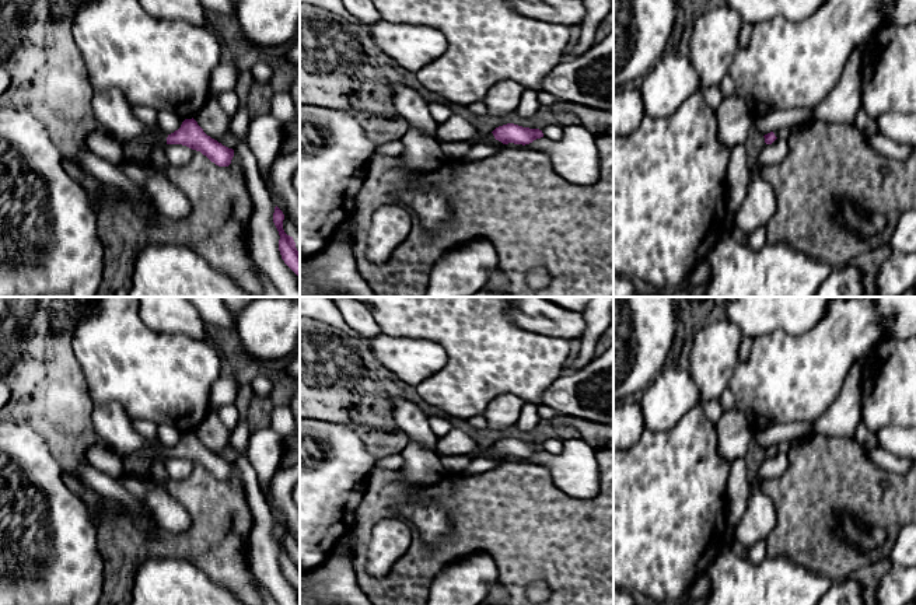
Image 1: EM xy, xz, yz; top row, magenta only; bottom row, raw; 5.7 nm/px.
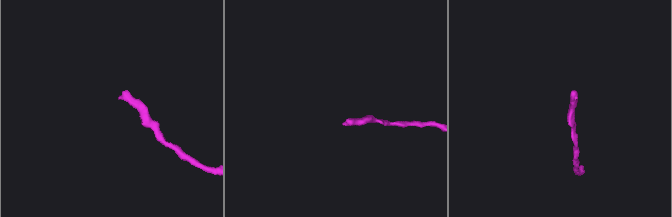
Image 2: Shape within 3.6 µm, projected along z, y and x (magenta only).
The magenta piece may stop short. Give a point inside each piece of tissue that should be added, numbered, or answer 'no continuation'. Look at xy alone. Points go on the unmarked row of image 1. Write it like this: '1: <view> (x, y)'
1: xy (114, 427)

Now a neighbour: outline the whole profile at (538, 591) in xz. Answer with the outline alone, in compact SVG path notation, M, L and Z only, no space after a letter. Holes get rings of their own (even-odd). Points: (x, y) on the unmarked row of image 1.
M534 581L528 585L527 595L532 604L541 604L550 598L550 590L545 581Z

